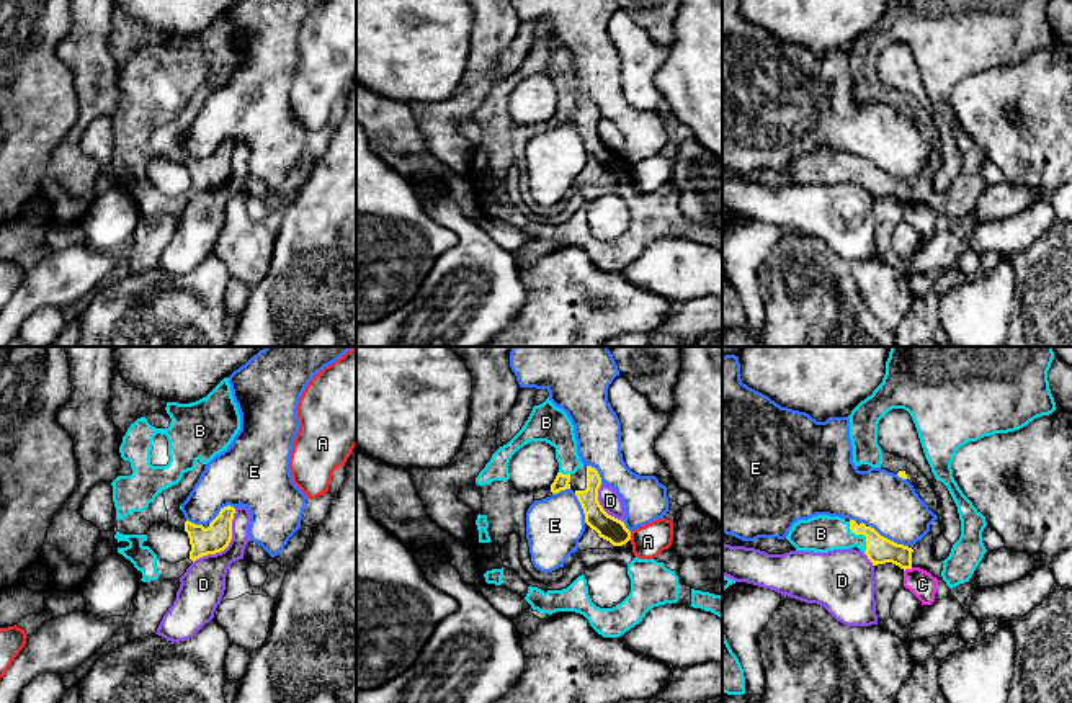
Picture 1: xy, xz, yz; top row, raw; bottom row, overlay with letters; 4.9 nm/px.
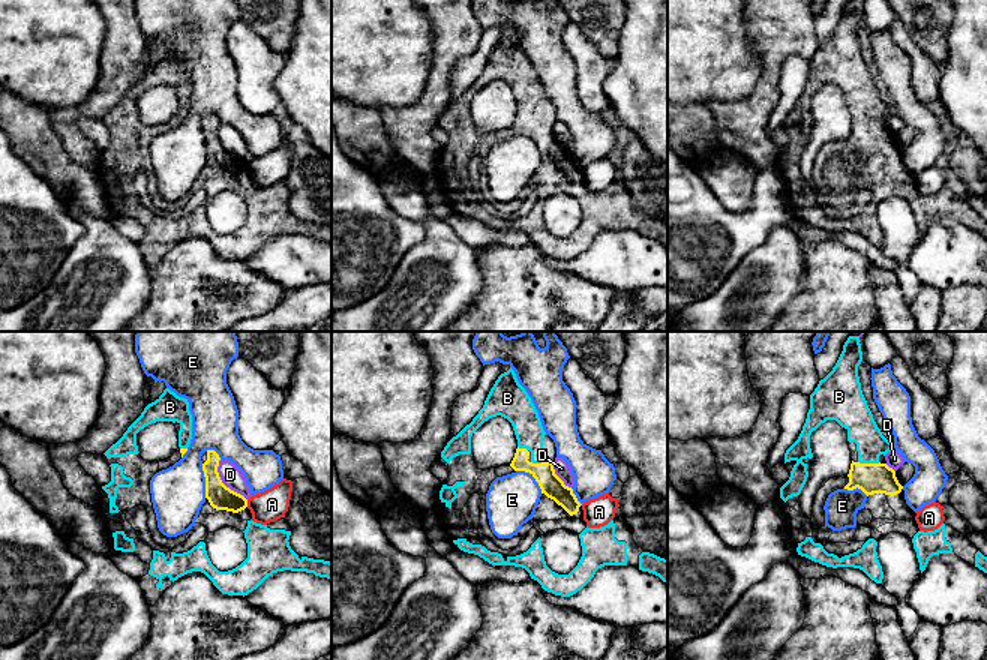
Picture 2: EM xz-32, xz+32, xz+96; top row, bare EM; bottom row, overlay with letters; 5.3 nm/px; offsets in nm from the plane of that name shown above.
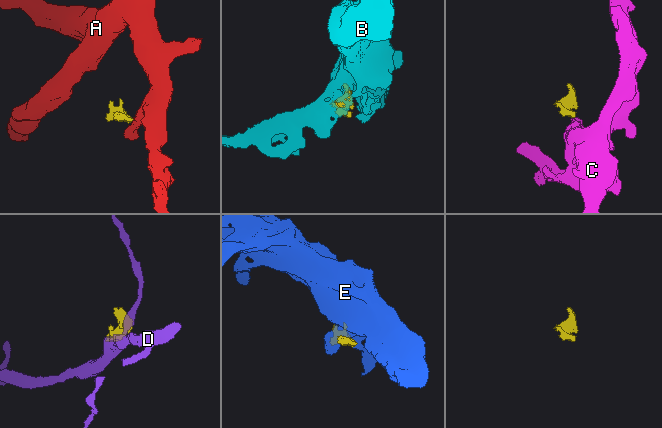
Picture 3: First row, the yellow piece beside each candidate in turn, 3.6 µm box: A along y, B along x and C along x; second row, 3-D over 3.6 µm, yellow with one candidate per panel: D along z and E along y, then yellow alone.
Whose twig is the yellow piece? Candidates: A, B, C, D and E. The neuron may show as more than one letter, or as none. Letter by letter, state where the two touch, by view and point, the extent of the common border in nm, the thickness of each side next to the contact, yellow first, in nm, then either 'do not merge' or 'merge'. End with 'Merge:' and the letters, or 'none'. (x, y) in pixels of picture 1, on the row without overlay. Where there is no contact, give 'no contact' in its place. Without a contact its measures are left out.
A: meets yellow in xz at (629, 170); contact 50 nm long; 120 nm thick on the yellow side, 160 nm on the other; do not merge
B: meets yellow in yz at (862, 167); contact 170 nm long; 140 nm thick on the yellow side, 180 nm on the other; merge
C: meets yellow in yz at (907, 201); contact 50 nm long; 140 nm thick on the yellow side, 140 nm on the other; do not merge
D: meets yellow in xy at (227, 179); contact 340 nm long; 140 nm thick on the yellow side, 220 nm on the other; do not merge
E: meets yellow in yz at (886, 172); contact 220 nm long; 140 nm thick on the yellow side, 280 nm on the other; do not merge
Merge: B

